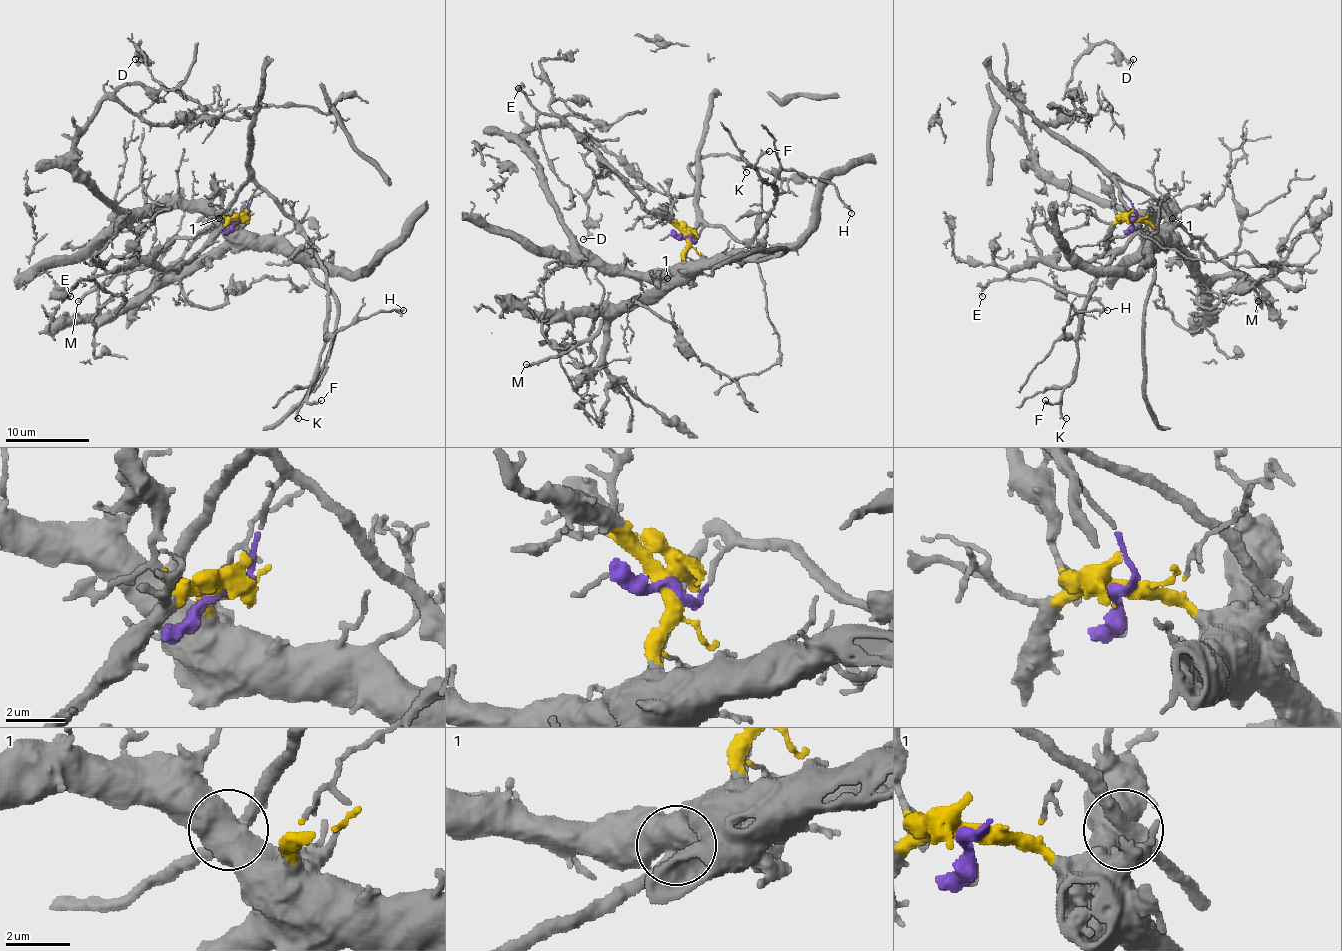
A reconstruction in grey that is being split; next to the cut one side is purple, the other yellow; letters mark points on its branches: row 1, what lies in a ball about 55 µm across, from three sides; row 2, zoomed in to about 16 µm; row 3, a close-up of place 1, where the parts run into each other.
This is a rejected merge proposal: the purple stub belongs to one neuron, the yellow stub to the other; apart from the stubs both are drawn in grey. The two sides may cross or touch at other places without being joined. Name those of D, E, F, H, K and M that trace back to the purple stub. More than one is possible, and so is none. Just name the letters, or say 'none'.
F, H, K, M

